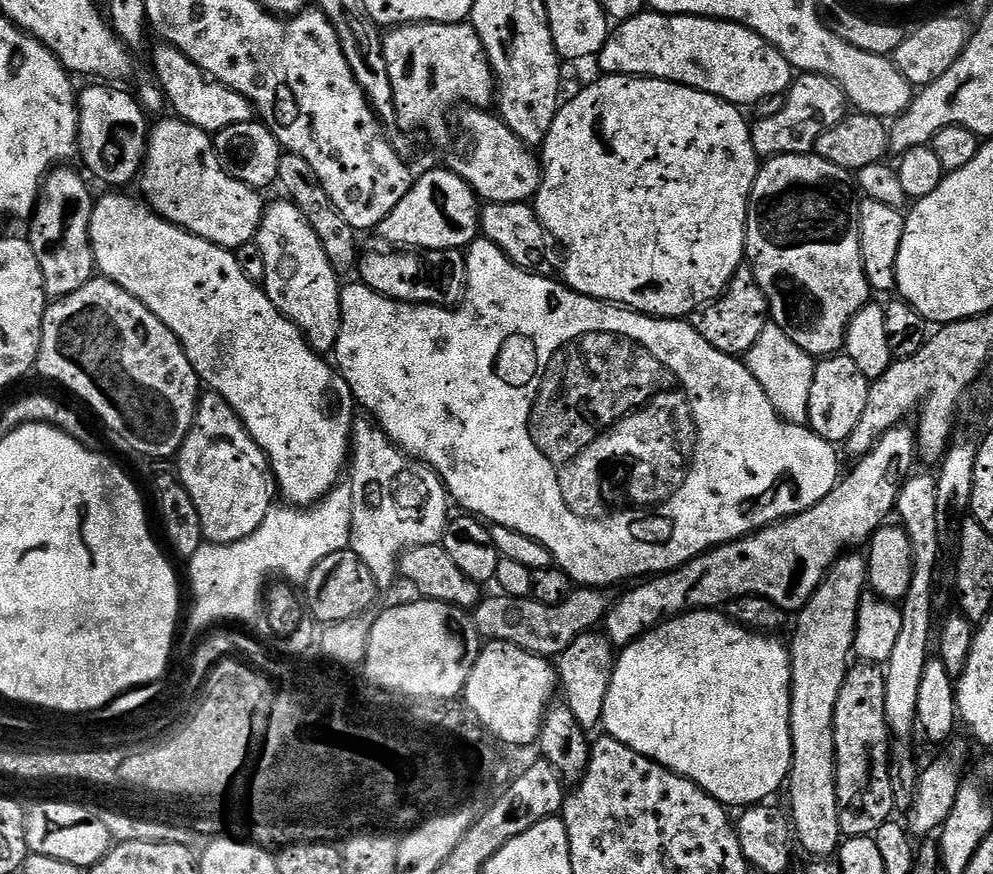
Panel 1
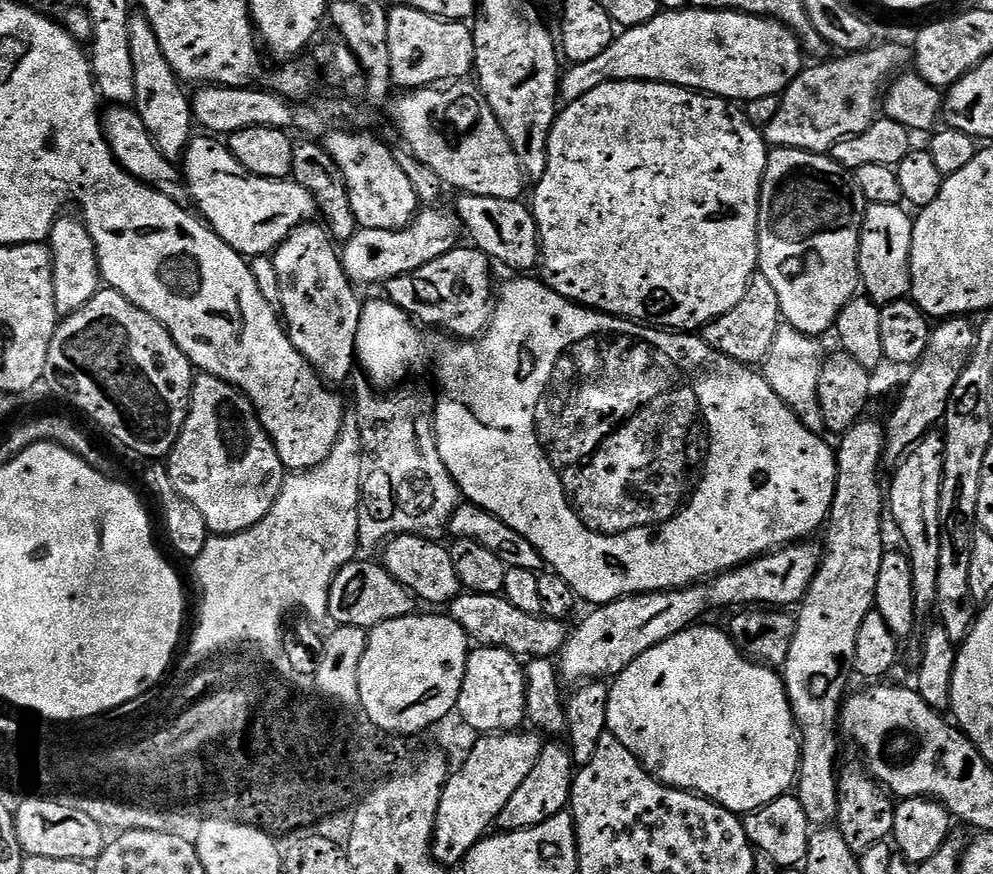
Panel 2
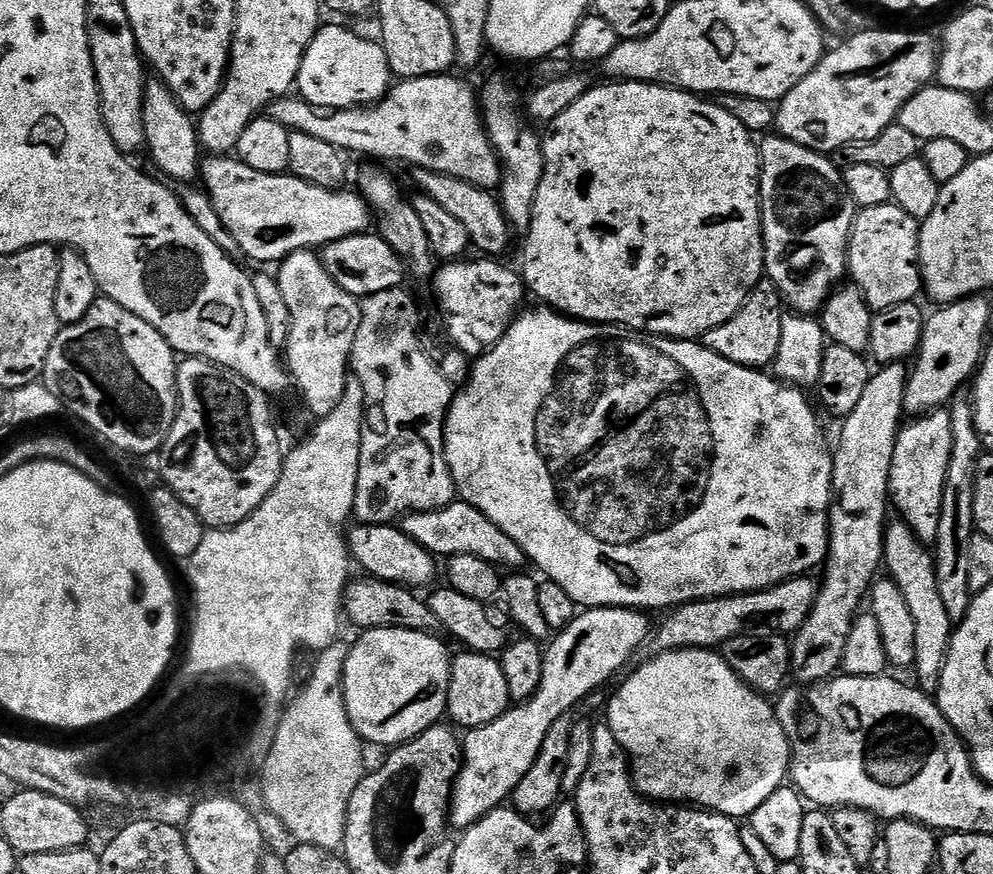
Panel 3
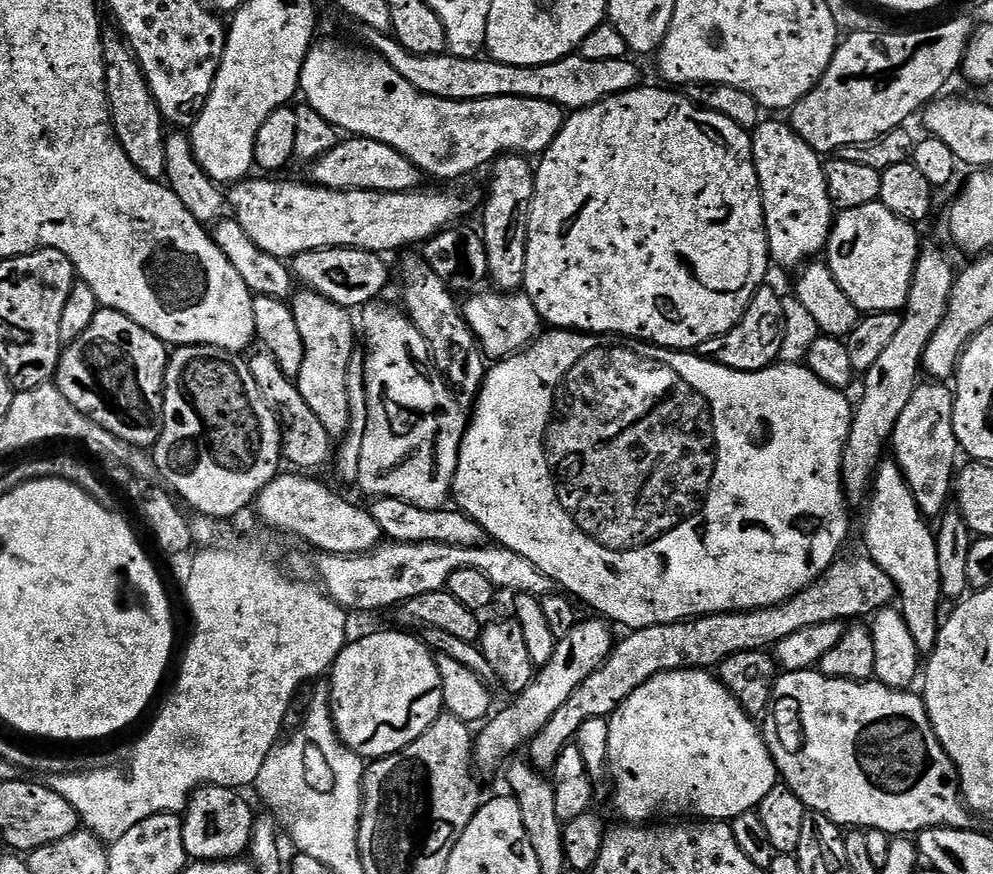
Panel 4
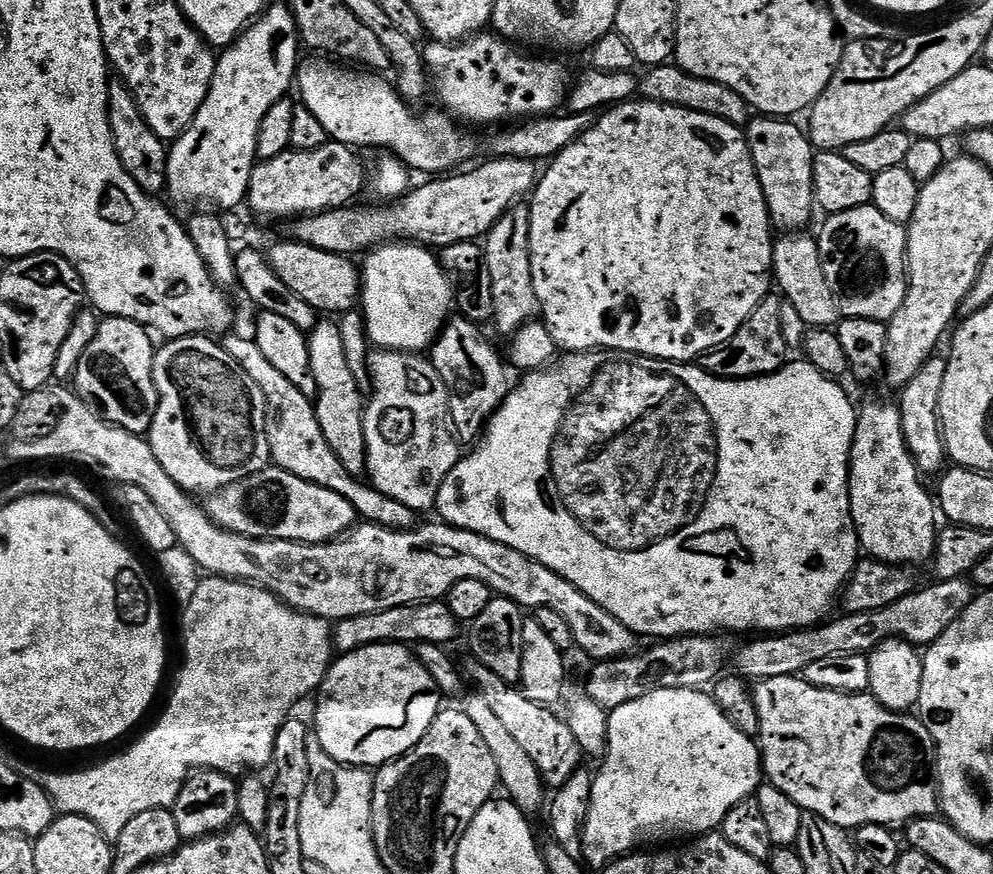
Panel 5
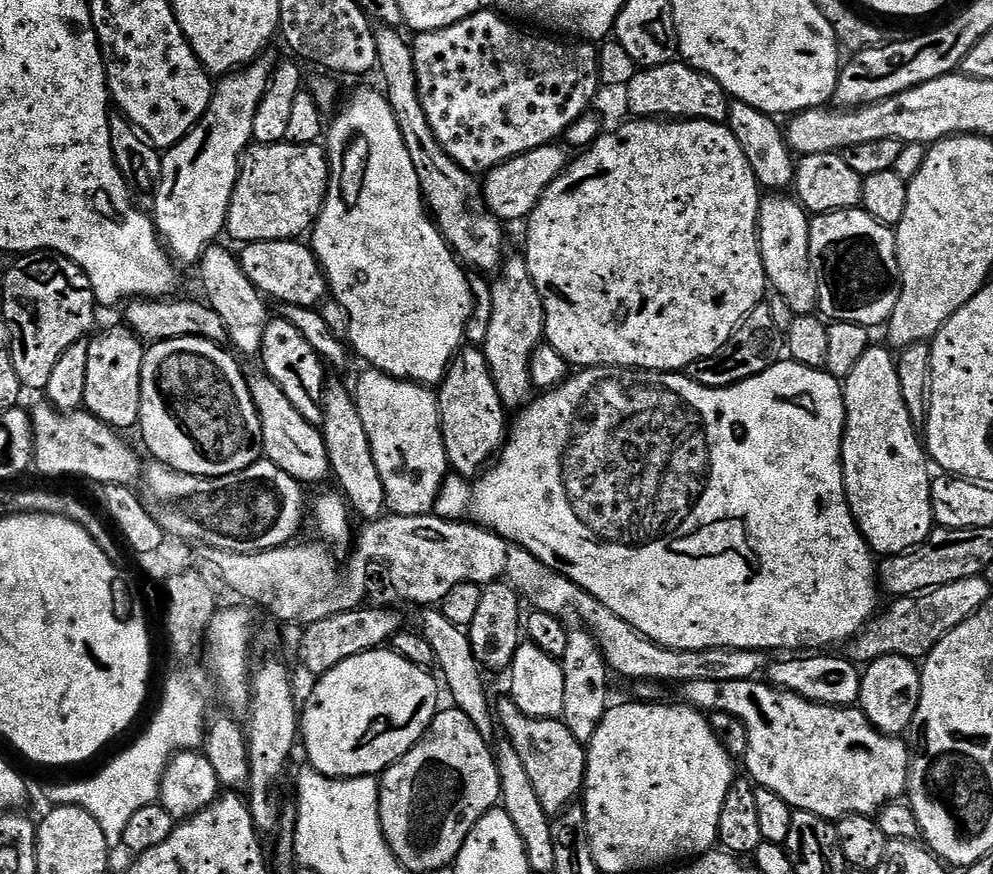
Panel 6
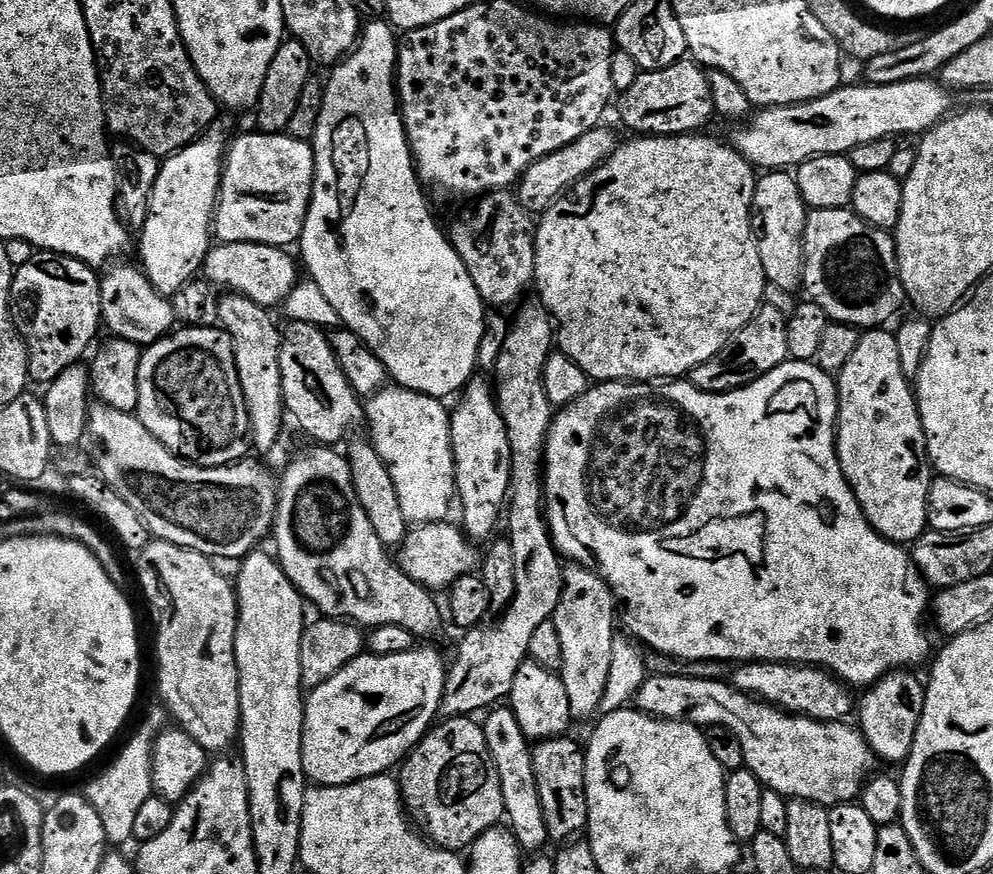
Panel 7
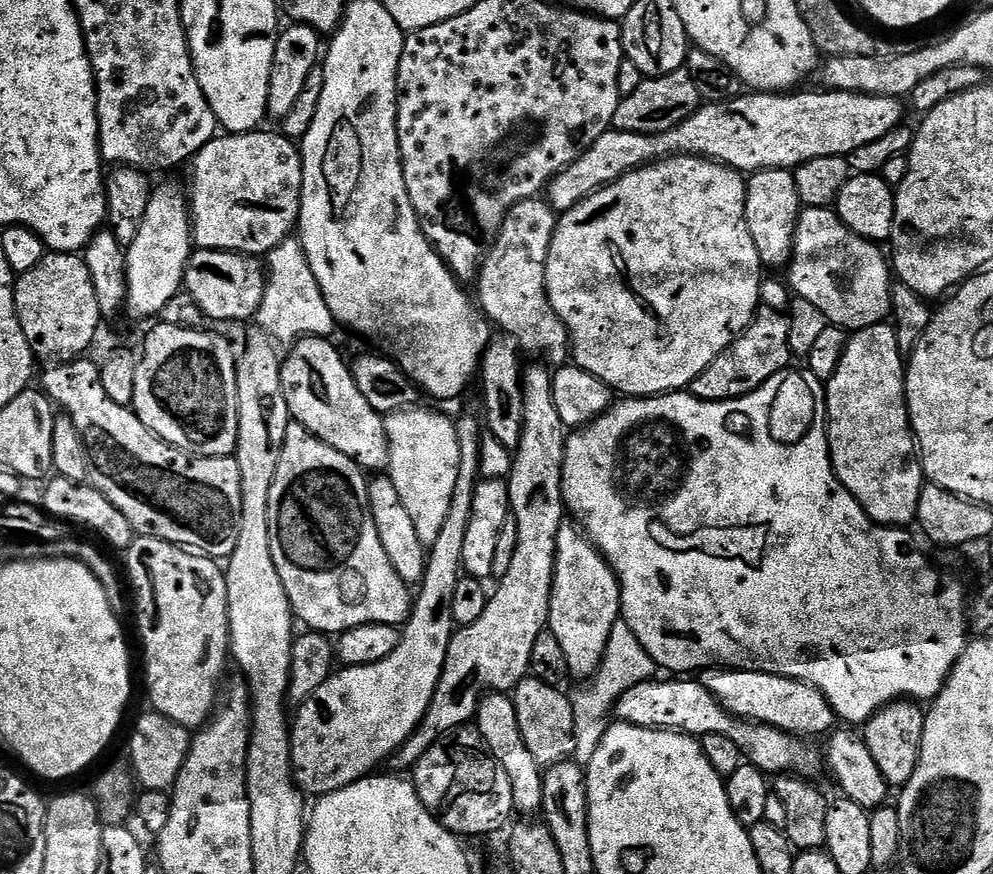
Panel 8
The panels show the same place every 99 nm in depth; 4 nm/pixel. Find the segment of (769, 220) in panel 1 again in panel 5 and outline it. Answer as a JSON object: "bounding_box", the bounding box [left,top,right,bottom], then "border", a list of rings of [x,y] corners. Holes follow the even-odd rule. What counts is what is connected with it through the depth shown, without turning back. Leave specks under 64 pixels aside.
{"bounding_box":[746,114,816,230],"border":[[[763,114],[749,119],[746,125],[748,149],[752,152],[752,161],[758,174],[758,182],[762,186],[762,194],[766,198],[768,215],[771,216],[773,225],[780,230],[804,230],[808,219],[814,213],[816,199],[812,193],[812,157],[814,149],[812,141],[808,139],[805,129],[800,128],[788,118],[773,118]]]}

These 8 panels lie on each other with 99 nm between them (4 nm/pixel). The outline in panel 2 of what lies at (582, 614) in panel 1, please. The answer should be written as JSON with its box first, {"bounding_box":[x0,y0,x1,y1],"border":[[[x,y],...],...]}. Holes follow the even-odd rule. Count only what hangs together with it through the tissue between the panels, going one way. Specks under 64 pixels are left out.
{"bounding_box":[446,591,570,658],"border":[[[465,591],[452,599],[446,612],[468,635],[469,641],[490,648],[505,648],[518,658],[555,657],[564,648],[570,631],[563,620],[552,620],[548,616],[518,610],[518,606],[511,604],[502,594],[491,596]]]}

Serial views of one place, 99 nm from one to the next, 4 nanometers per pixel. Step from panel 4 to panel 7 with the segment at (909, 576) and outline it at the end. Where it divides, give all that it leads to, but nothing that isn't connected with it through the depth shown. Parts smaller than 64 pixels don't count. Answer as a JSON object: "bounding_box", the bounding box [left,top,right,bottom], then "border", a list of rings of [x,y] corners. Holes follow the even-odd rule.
{"bounding_box":[836,327,934,546],"border":[[[878,327],[865,331],[863,335],[861,335],[854,354],[850,357],[850,362],[846,362],[846,366],[838,374],[836,397],[840,400],[840,409],[836,415],[836,453],[838,454],[838,462],[842,466],[842,474],[846,478],[848,485],[852,488],[853,494],[856,495],[856,501],[860,503],[860,509],[866,514],[866,518],[870,522],[872,529],[878,533],[878,535],[885,536],[887,540],[893,544],[911,546],[915,544],[925,532],[929,531],[928,495],[930,494],[930,486],[934,479],[934,469],[928,459],[926,434],[922,426],[920,411],[916,405],[916,394],[913,385],[910,383],[910,377],[906,374],[902,374],[902,361],[898,359],[898,342],[891,331],[884,331],[888,330],[885,330],[883,327]]]}

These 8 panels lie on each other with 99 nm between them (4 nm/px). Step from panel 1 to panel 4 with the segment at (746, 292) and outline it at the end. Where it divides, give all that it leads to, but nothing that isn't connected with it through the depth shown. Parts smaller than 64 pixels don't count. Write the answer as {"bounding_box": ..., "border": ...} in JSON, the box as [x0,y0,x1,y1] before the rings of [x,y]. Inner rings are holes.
{"bounding_box":[698,286,784,372],"border":[[[762,286],[756,291],[750,306],[744,311],[744,317],[729,332],[700,344],[698,355],[701,358],[739,372],[760,372],[779,361],[784,329],[784,296],[768,287]]]}

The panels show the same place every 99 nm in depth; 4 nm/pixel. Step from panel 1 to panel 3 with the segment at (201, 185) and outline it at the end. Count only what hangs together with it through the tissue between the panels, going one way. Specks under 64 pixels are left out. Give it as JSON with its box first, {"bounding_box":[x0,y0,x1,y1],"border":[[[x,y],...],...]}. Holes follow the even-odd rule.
{"bounding_box":[200,154,374,266],"border":[[[228,154],[209,155],[200,165],[200,176],[202,181],[204,180],[203,191],[207,192],[214,202],[214,210],[218,210],[222,226],[226,226],[230,234],[234,234],[234,242],[238,242],[240,252],[252,260],[257,260],[260,266],[268,266],[264,264],[270,263],[271,260],[279,262],[295,252],[323,249],[324,245],[330,242],[347,236],[358,236],[371,229],[368,227],[372,224],[372,216],[374,217],[373,209],[369,208],[364,197],[355,191],[331,192],[291,174],[262,174],[262,170],[250,170],[250,166]]]}

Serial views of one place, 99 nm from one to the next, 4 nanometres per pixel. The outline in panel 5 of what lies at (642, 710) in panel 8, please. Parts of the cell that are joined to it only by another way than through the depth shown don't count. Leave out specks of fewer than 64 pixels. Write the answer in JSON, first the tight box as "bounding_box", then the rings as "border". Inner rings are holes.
{"bounding_box":[751,676,938,830],"border":[[[800,676],[757,680],[751,694],[760,719],[758,743],[764,776],[782,794],[794,798],[805,813],[826,818],[845,830],[864,824],[904,826],[921,816],[937,815],[938,789],[930,771],[936,744],[919,715],[891,712],[870,694],[826,690]]]}

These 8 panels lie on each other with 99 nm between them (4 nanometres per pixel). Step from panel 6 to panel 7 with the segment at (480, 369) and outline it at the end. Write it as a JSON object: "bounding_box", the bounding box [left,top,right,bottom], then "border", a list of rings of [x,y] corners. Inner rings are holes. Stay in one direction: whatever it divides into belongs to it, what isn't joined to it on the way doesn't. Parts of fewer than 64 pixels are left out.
{"bounding_box":[450,374,512,542],"border":[[[480,374],[473,375],[462,389],[460,405],[450,412],[456,496],[458,508],[464,511],[462,531],[473,542],[487,541],[493,535],[491,532],[495,530],[496,523],[499,520],[501,523],[508,503],[512,473],[512,451],[510,438],[506,434],[506,422],[496,403],[493,385],[489,381],[487,384],[482,377]]]}

